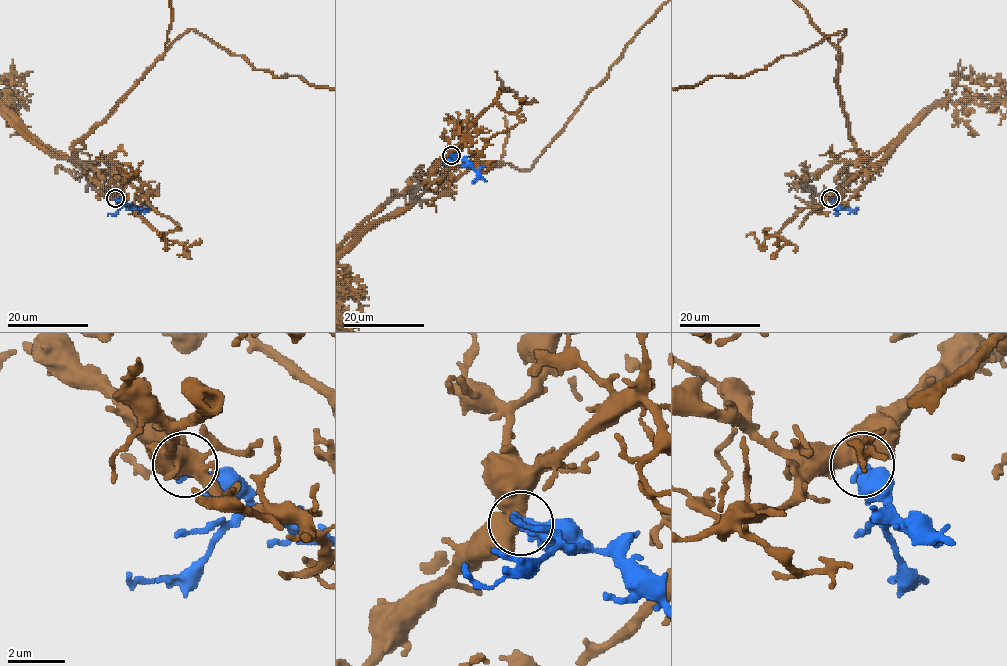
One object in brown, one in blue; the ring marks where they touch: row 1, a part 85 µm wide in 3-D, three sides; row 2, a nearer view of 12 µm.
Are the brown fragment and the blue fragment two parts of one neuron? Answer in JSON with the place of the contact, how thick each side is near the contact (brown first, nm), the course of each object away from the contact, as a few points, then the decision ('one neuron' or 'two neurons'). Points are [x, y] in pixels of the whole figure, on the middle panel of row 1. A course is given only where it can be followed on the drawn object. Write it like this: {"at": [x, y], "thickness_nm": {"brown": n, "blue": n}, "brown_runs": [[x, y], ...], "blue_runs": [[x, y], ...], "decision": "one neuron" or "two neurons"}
{"at": [451, 155], "thickness_nm": {"brown": 500, "blue": 480}, "brown_runs": [[451, 155], [415, 192], [410, 180], [473, 162], [530, 169], [586, 94], [607, 76], [624, 46]], "blue_runs": [[451, 155], [458, 156], [487, 180]], "decision": "one neuron"}

